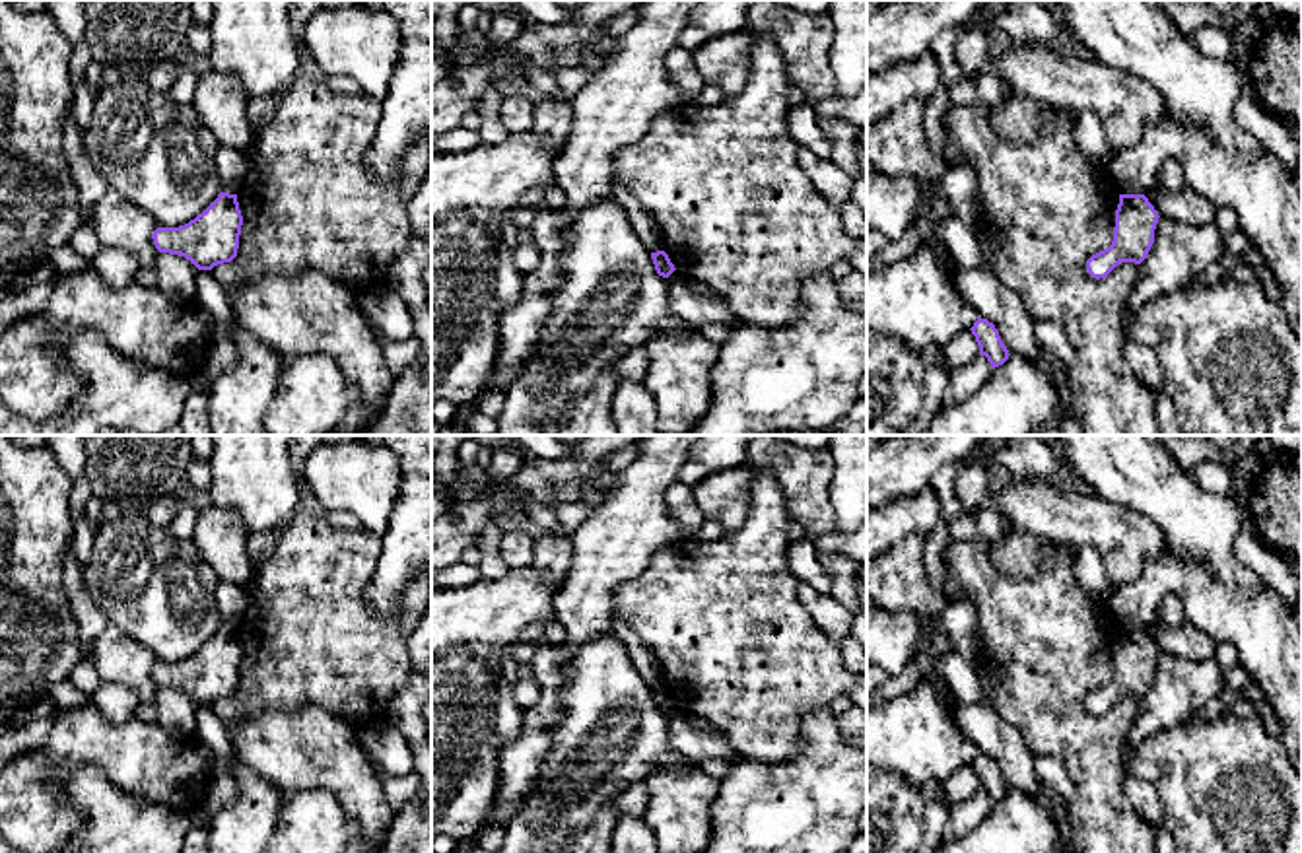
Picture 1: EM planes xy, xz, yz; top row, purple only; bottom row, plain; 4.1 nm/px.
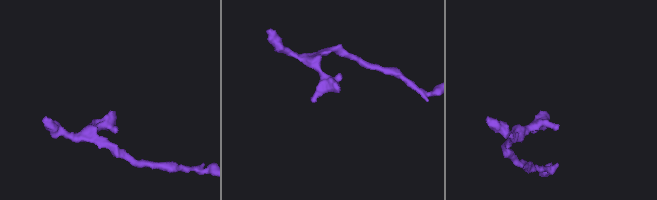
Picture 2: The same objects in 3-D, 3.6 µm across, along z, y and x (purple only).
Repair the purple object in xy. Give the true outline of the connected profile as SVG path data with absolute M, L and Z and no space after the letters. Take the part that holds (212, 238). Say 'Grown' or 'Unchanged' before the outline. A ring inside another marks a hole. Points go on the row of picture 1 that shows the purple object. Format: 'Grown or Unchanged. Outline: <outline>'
Unchanged. Outline: M220 192L194 220L179 227L157 227L152 239L159 253L181 255L198 270L212 270L237 256L241 225L237 194Z

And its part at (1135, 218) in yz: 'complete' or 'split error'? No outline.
complete

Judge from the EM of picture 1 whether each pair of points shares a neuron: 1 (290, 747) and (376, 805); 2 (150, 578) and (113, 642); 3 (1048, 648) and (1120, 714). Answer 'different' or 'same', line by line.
1: same
2: different
3: same

